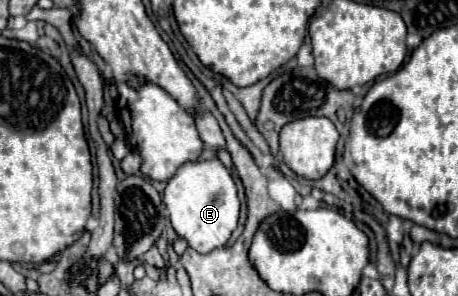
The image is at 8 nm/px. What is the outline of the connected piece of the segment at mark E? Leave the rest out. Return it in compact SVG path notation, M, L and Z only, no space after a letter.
M218 159L184 163L168 181L162 199L170 213L174 231L198 253L210 253L226 245L238 225L240 201L236 195L236 185Z

